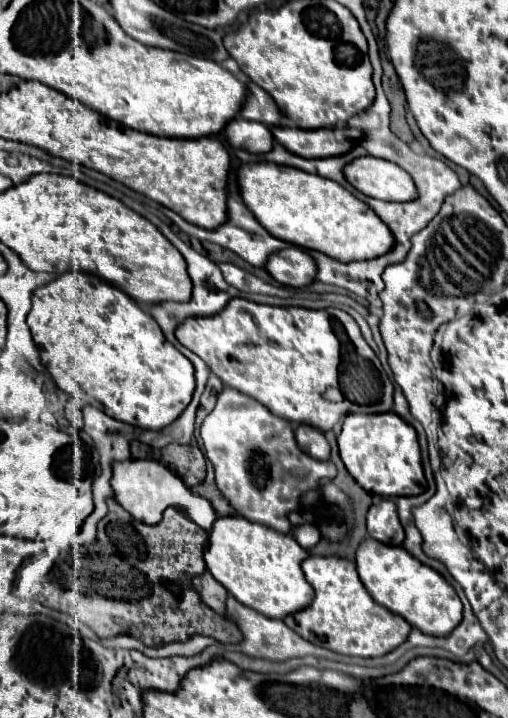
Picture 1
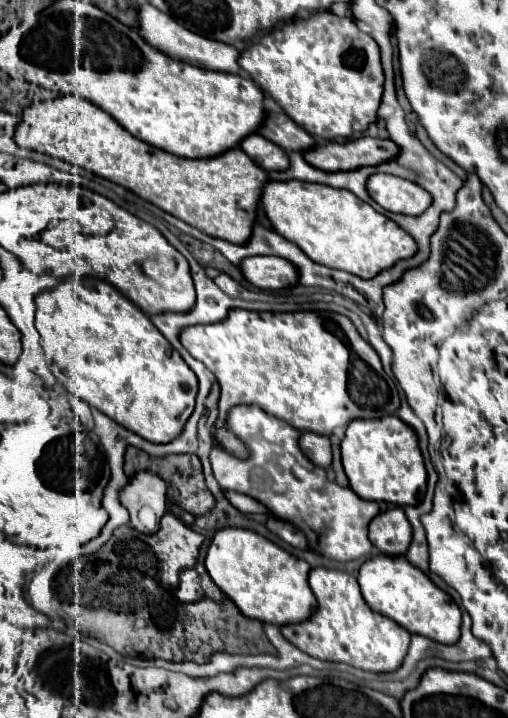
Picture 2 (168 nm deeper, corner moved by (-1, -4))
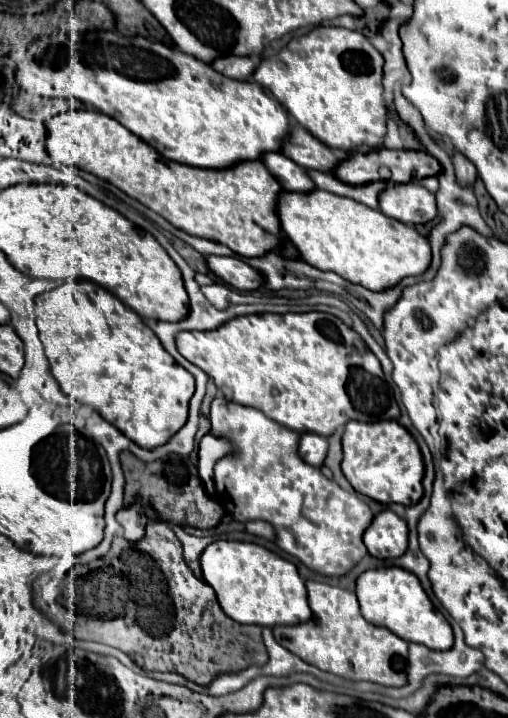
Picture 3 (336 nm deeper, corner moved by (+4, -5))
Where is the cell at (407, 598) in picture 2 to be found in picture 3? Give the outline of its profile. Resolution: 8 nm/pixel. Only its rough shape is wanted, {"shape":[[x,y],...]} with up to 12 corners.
{"shape":[[396,565],[356,581],[362,615],[404,641],[450,649],[452,627]]}

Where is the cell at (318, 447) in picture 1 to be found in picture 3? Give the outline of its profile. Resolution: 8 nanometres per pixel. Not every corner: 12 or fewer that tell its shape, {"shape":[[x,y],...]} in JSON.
{"shape":[[314,433],[300,435],[300,455],[322,467],[328,441]]}

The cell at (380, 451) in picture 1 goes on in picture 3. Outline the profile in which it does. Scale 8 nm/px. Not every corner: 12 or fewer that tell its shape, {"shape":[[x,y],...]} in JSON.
{"shape":[[350,421],[342,471],[380,503],[422,499],[424,461],[398,421]]}

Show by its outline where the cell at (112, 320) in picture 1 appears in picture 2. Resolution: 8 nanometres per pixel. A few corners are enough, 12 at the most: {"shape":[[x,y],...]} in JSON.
{"shape":[[99,278],[39,294],[57,382],[153,444],[197,378]]}

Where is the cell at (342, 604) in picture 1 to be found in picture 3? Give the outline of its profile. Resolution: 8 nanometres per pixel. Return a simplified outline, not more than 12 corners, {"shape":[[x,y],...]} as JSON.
{"shape":[[306,581],[314,621],[274,627],[322,671],[406,683],[406,641],[352,591]]}

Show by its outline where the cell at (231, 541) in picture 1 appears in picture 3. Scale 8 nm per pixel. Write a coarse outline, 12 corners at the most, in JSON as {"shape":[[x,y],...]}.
{"shape":[[246,541],[200,557],[224,613],[244,625],[312,617],[294,563]]}

